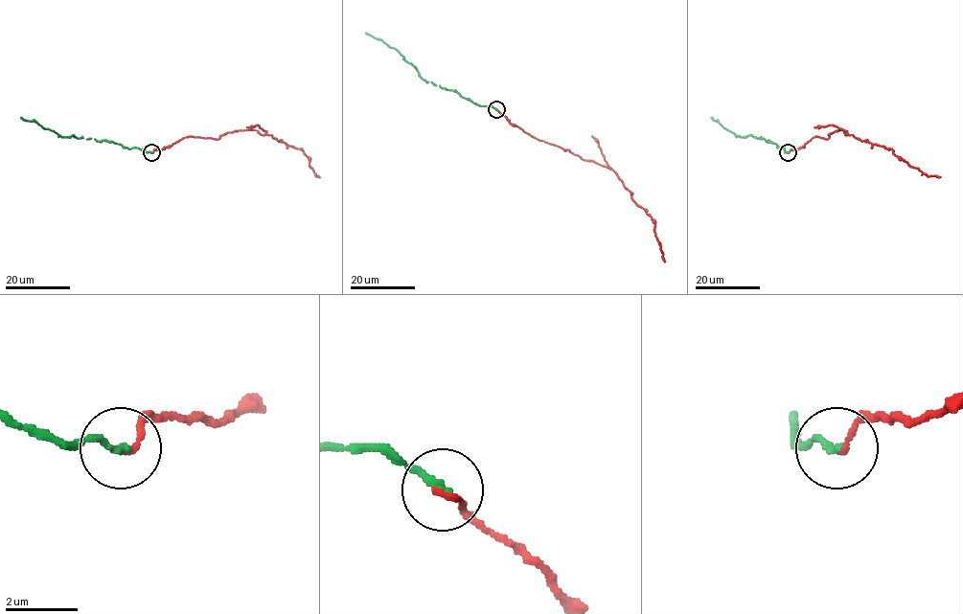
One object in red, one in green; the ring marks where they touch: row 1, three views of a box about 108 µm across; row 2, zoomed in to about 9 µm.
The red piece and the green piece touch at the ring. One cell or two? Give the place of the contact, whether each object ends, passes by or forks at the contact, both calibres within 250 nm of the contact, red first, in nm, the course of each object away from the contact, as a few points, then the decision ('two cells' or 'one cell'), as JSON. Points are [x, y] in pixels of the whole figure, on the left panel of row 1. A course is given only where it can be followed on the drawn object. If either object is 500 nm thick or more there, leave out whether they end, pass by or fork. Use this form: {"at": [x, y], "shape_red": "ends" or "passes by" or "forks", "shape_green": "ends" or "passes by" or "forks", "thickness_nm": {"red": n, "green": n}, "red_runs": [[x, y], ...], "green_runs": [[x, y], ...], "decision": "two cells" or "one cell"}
{"at": [151, 152], "shape_red": "ends", "shape_green": "ends", "thickness_nm": {"red": 160, "green": 190}, "red_runs": [[151, 152], [189, 136], [217, 139], [234, 131], [257, 130], [300, 148], [319, 176]], "green_runs": [[151, 152], [128, 148], [108, 141], [59, 136], [36, 122], [21, 117]], "decision": "one cell"}

